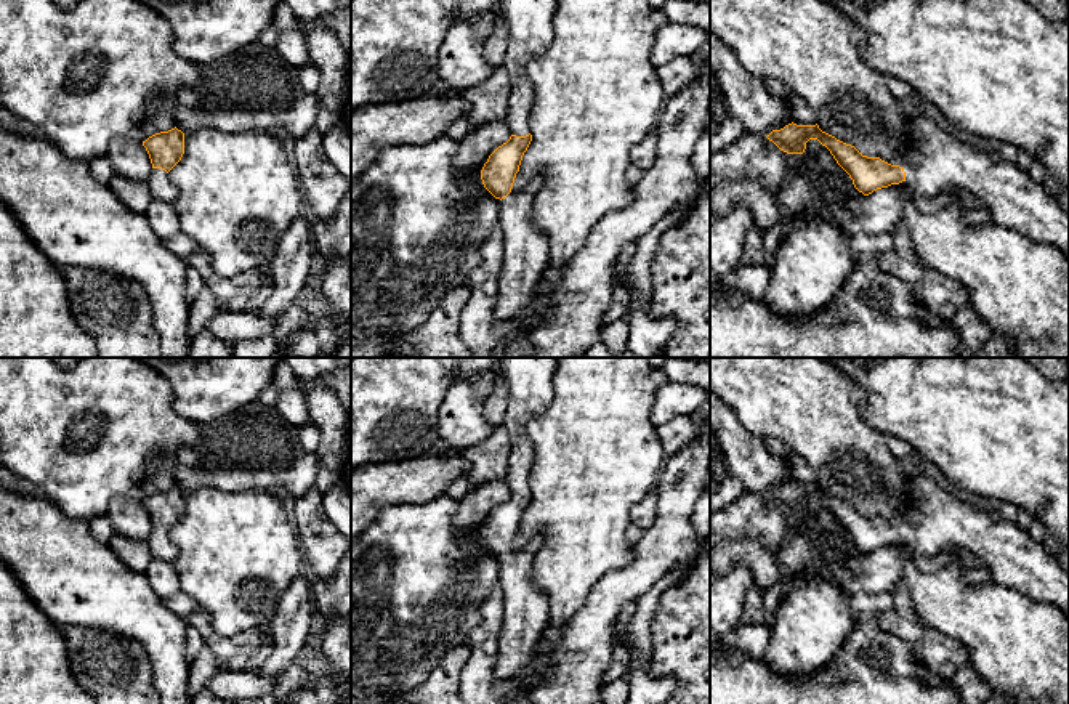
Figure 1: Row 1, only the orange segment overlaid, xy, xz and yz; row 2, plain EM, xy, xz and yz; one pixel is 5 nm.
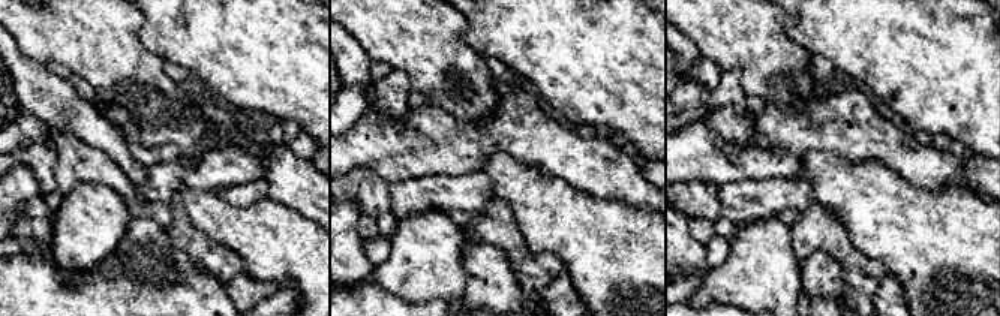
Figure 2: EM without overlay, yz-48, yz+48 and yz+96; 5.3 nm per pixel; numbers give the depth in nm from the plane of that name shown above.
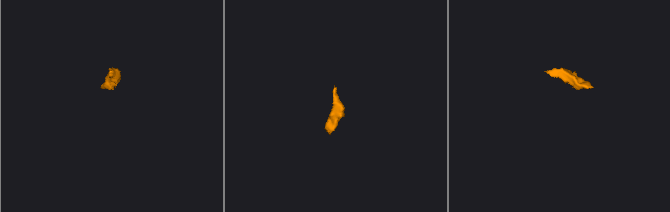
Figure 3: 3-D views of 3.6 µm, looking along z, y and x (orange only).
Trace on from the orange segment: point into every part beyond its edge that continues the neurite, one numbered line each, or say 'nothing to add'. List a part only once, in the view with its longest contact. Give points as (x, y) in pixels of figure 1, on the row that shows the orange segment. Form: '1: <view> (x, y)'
1: yz (750, 157)

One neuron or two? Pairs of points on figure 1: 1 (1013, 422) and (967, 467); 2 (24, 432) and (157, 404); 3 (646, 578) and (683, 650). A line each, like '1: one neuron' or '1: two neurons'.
1: one neuron
2: one neuron
3: two neurons

